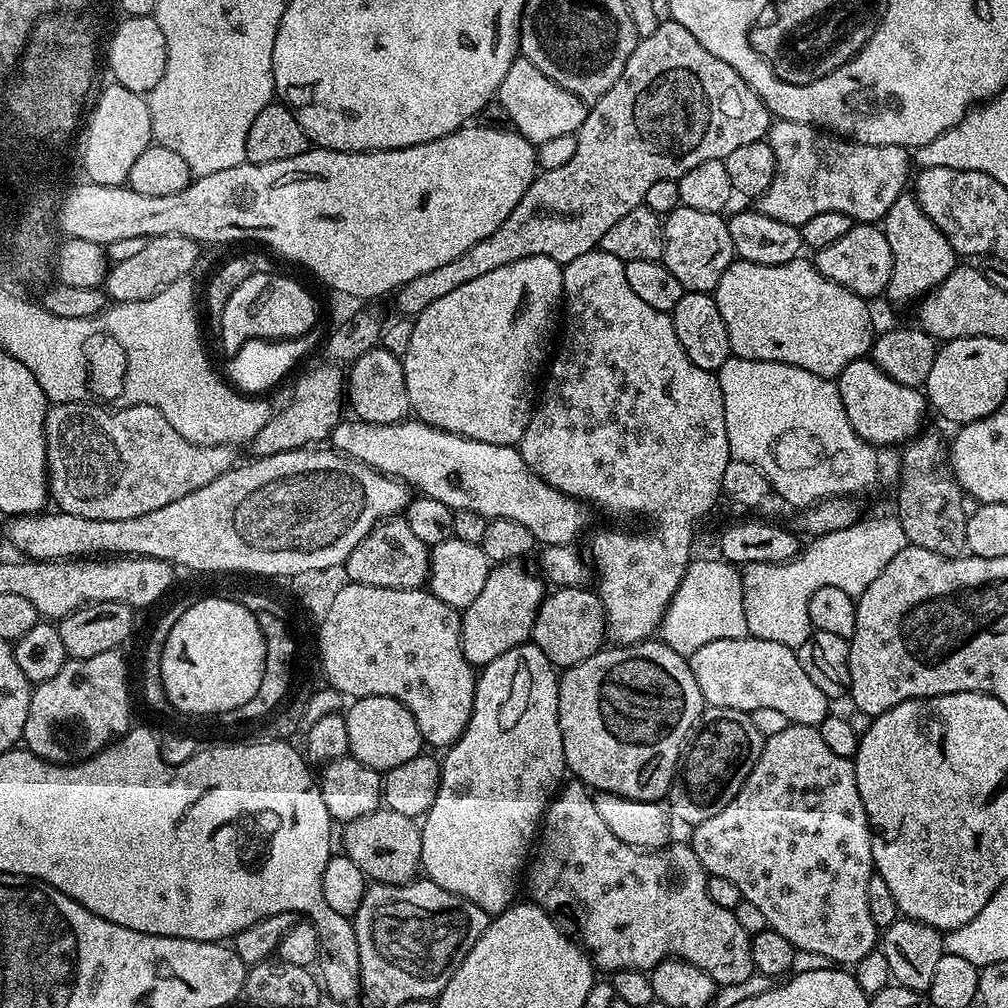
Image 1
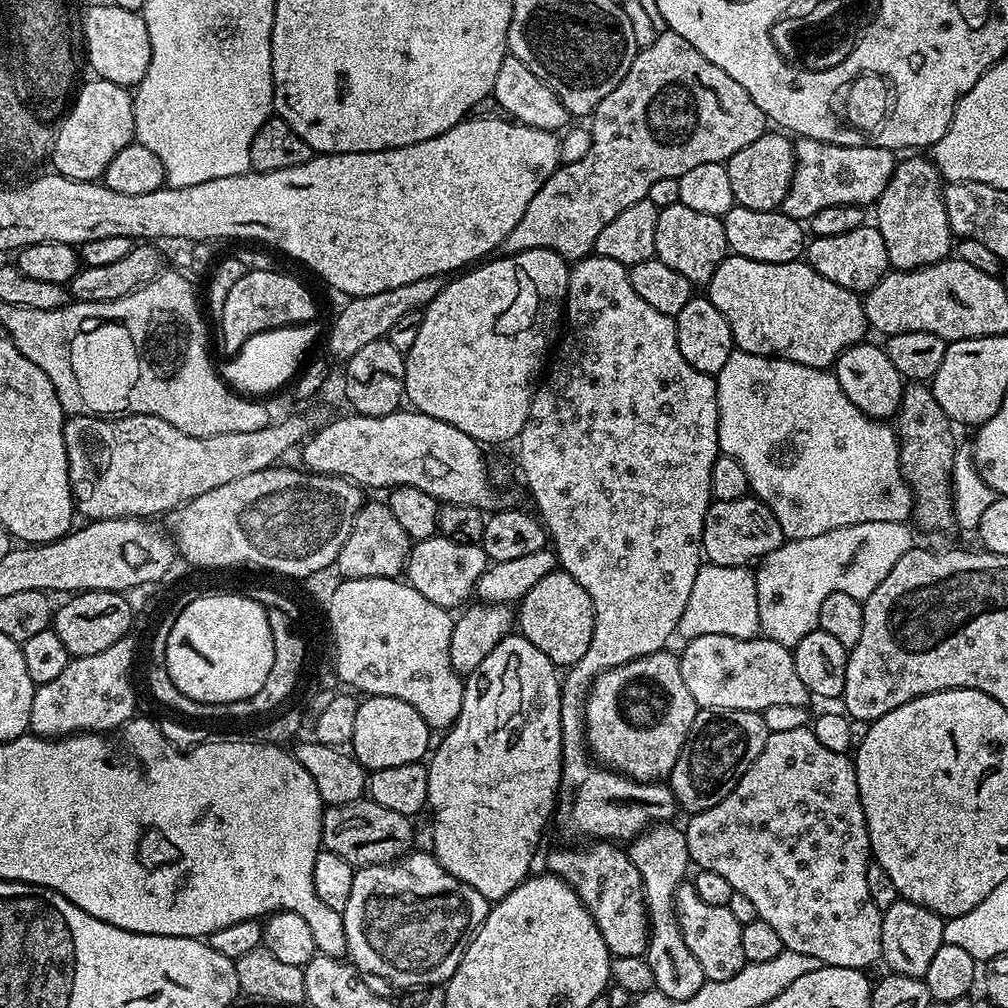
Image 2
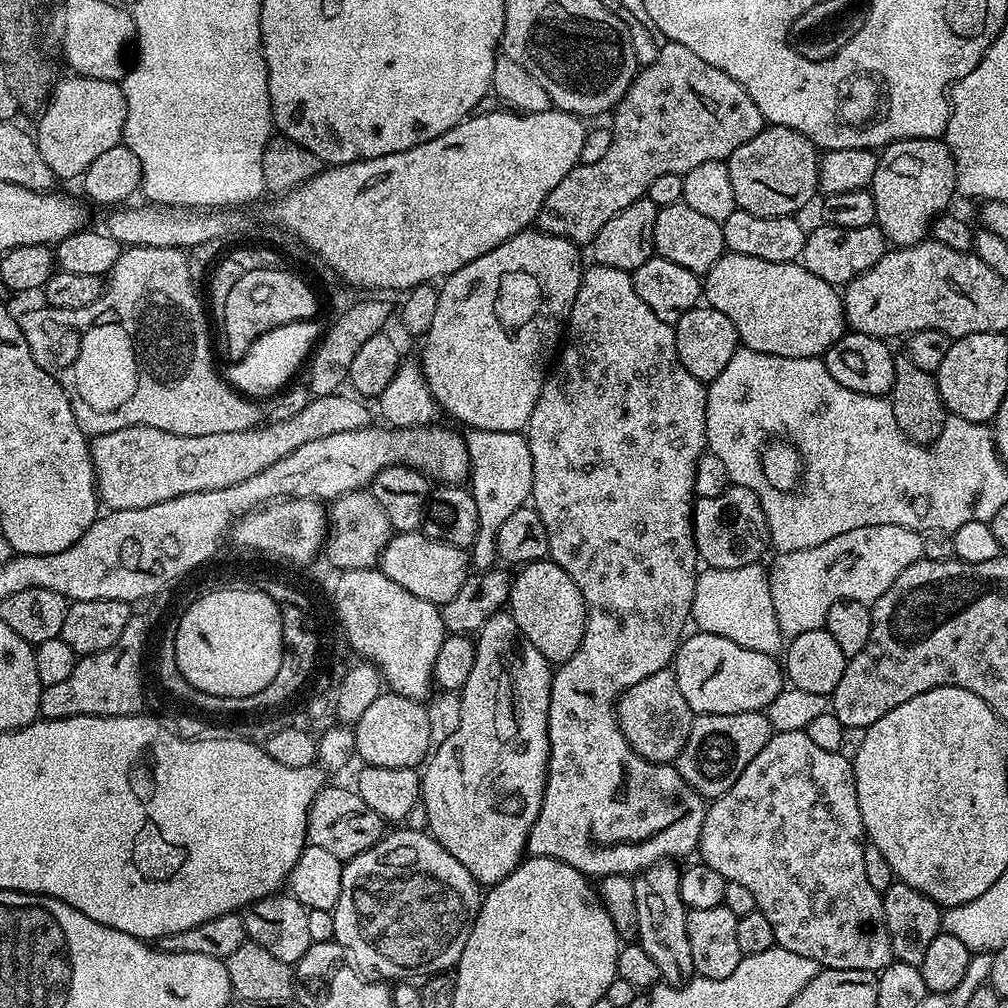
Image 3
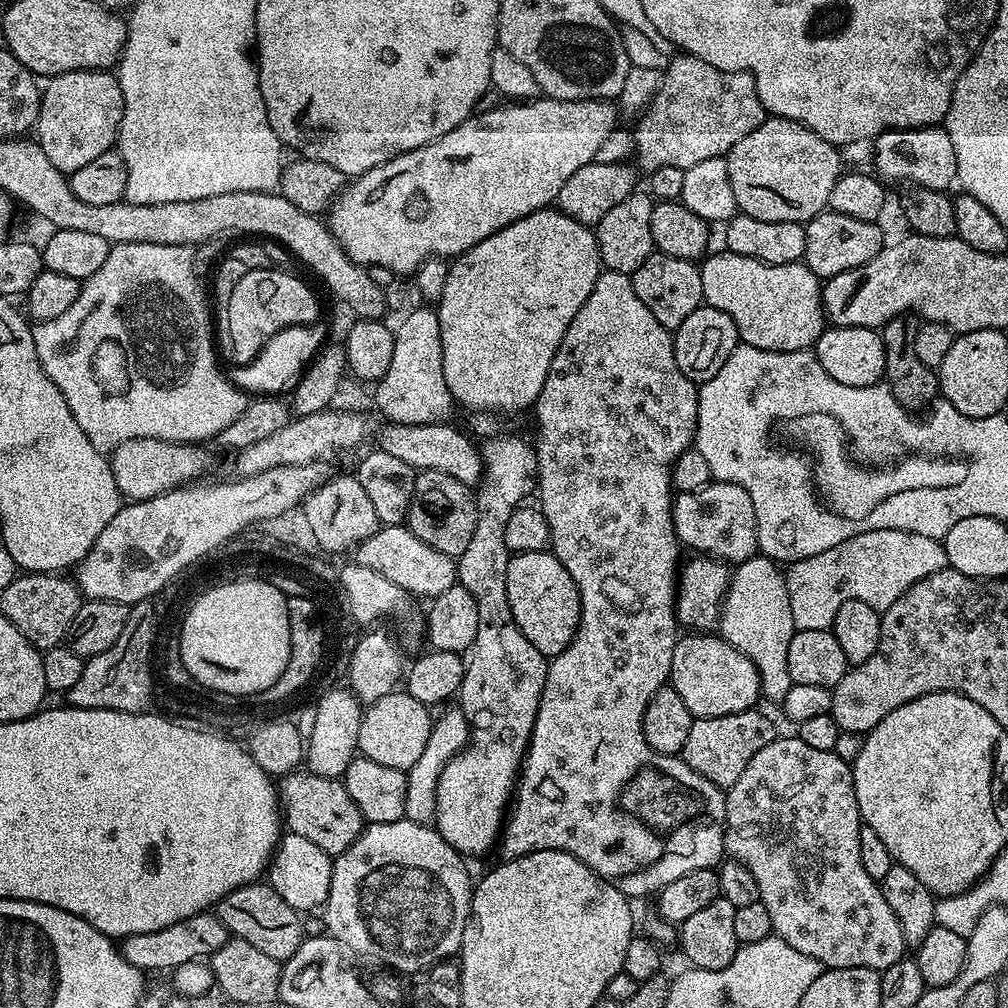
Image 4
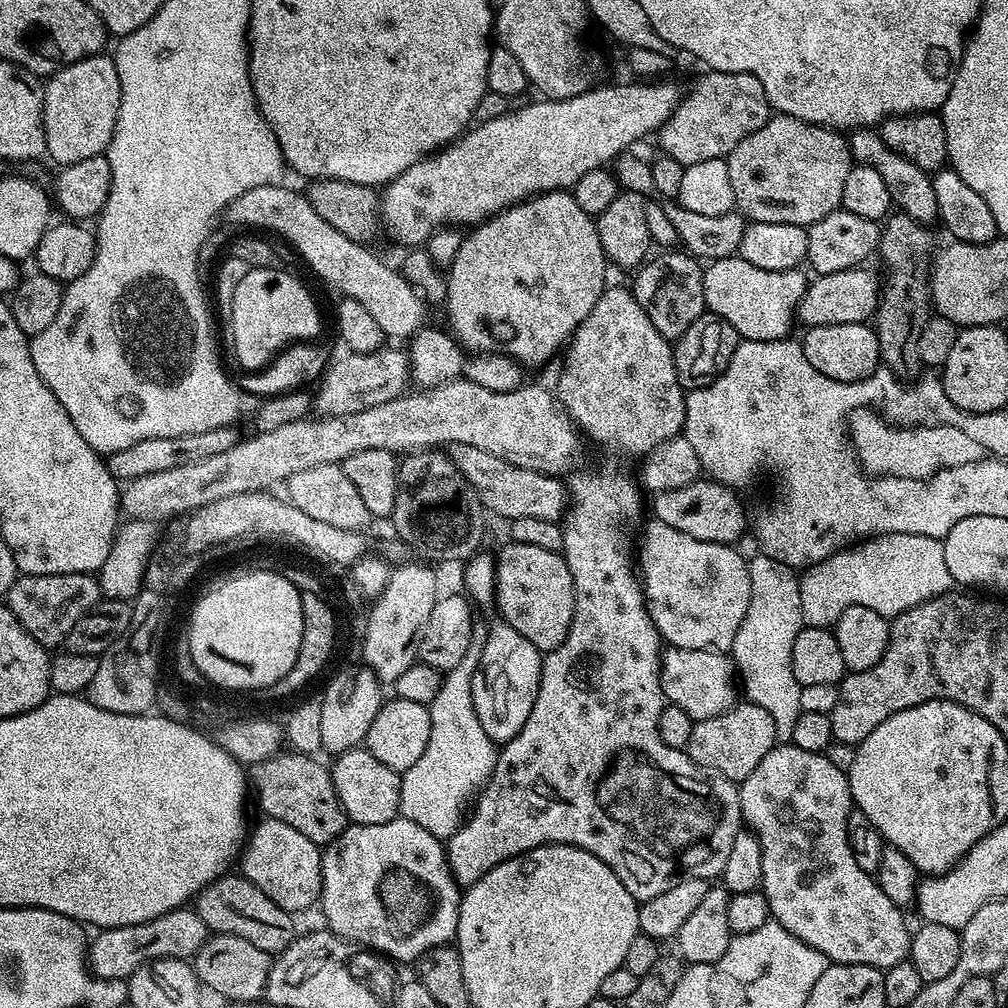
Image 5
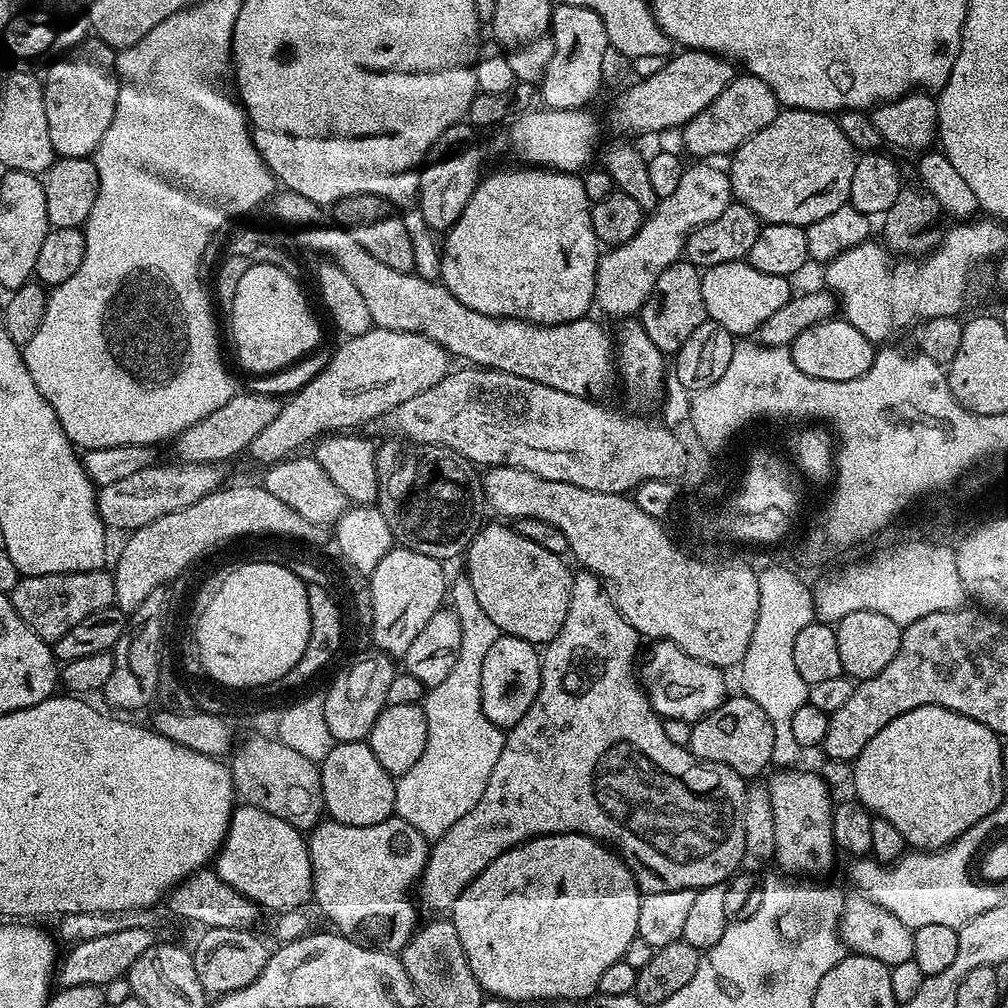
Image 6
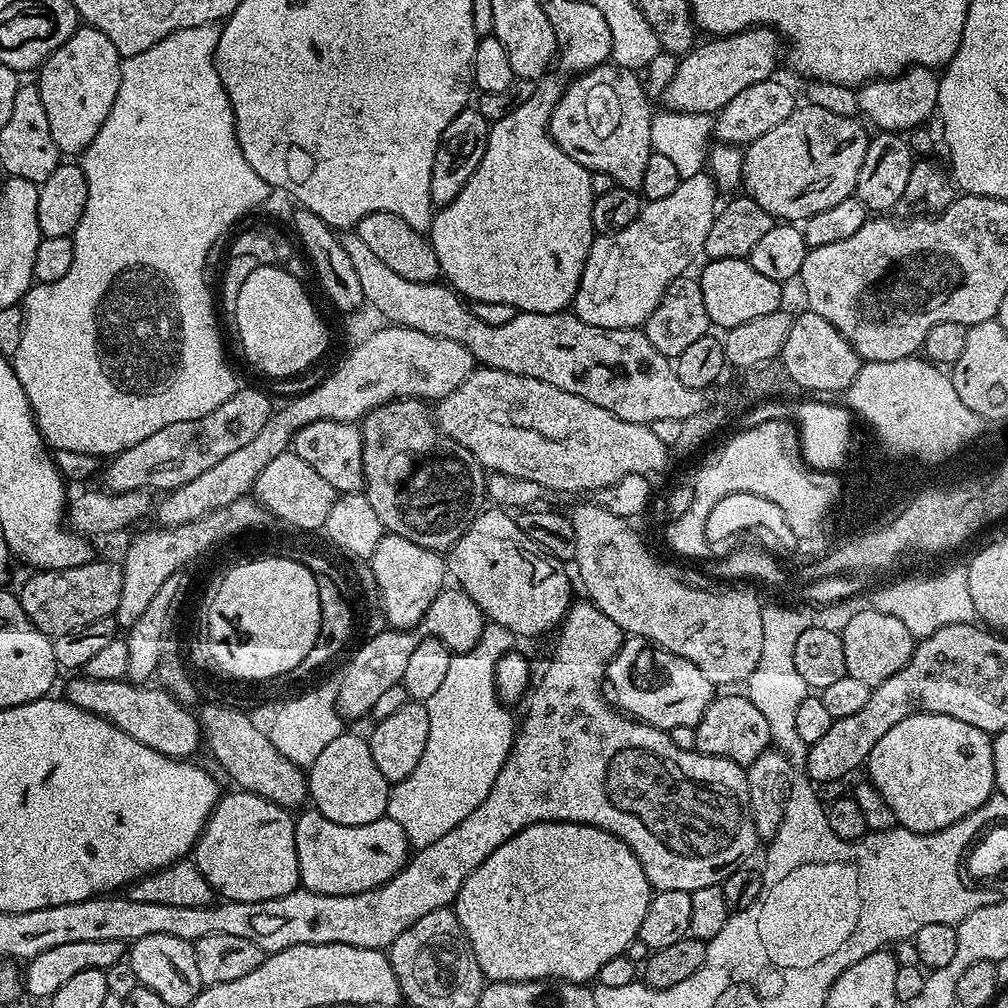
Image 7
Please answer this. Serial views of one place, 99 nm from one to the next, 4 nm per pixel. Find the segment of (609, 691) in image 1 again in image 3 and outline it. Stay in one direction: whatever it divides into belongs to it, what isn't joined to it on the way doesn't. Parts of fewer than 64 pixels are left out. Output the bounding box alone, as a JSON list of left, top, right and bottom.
[618,670,694,764]

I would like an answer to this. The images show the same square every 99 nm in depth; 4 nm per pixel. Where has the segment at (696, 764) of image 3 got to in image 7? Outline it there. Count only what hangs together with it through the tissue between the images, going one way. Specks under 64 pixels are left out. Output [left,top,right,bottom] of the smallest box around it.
[695,694,772,766]

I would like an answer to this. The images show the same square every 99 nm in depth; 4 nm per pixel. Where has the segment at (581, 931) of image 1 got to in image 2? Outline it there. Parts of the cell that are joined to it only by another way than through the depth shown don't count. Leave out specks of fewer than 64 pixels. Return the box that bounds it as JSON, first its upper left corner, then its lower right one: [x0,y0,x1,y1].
[547,842,745,981]

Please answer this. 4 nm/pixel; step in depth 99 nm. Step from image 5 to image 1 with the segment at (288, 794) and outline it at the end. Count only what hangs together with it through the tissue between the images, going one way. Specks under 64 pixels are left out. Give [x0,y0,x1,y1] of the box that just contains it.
[343,806,422,884]

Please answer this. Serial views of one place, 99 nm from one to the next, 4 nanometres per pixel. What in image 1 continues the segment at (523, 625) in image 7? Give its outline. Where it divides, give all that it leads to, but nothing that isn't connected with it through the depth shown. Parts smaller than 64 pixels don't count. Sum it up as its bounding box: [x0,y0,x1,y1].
[530,586,606,670]

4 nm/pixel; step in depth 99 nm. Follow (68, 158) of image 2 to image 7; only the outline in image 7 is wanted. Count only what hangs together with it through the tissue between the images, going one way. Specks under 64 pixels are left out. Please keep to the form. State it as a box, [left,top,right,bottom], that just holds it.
[38,26,121,154]

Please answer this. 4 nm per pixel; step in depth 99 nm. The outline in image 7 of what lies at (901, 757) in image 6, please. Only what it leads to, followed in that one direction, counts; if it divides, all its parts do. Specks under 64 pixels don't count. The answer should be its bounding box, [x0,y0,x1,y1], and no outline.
[866,712,996,832]

